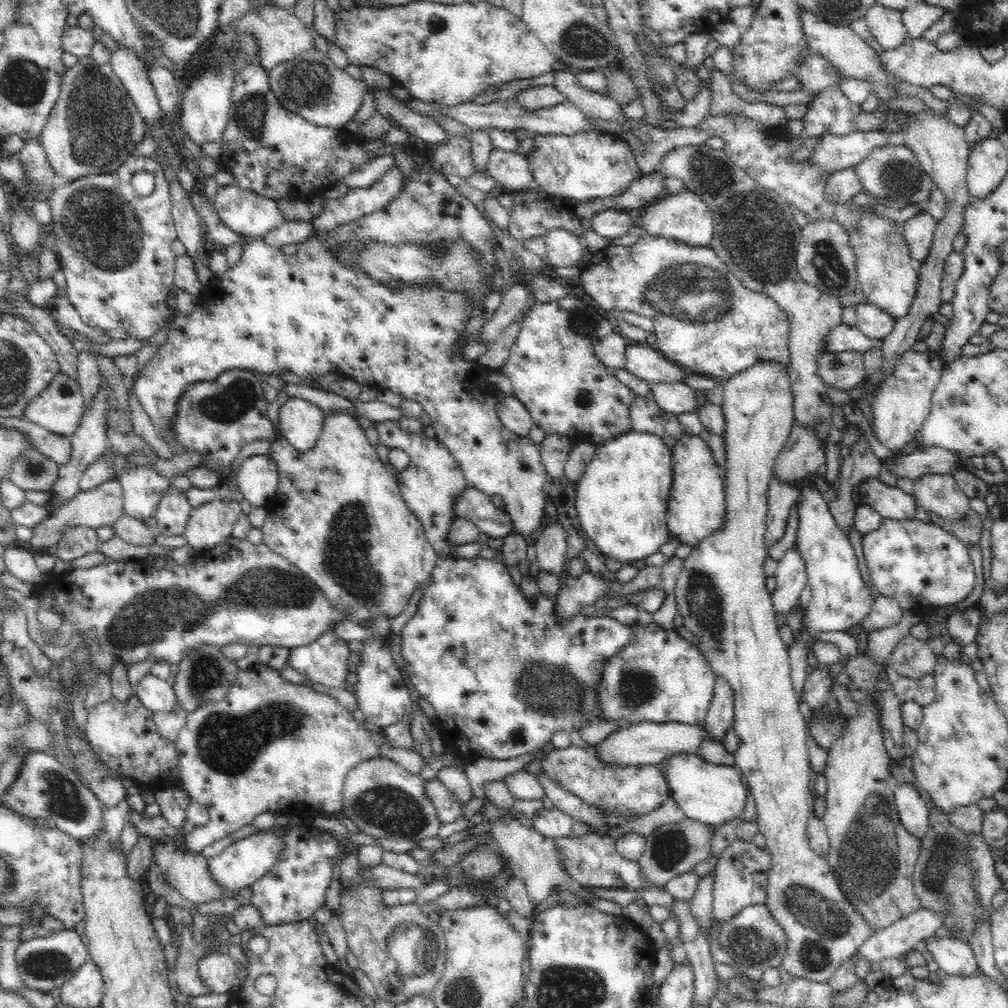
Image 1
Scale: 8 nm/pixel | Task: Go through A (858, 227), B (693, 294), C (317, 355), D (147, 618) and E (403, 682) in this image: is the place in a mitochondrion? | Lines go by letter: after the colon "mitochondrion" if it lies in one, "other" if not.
A: mitochondrion
B: mitochondrion
C: other
D: mitochondrion
E: other

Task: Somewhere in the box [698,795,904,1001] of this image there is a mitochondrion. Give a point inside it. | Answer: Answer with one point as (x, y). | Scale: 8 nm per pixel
(828, 920)

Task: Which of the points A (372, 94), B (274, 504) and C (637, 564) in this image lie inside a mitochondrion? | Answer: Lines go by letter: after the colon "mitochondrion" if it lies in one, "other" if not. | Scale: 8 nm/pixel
A: other
B: other
C: other

